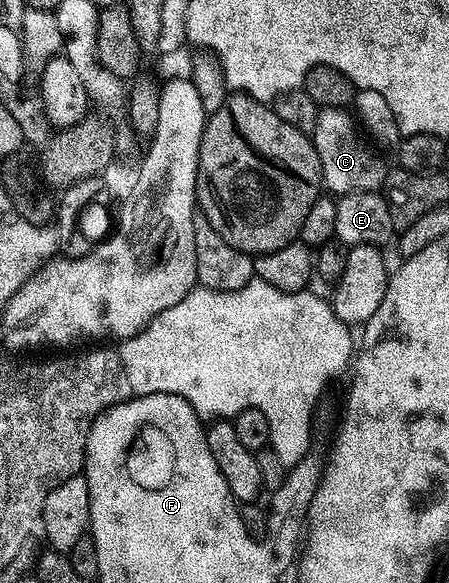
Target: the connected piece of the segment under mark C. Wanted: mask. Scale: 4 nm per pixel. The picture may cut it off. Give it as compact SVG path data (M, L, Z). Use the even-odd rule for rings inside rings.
M340 106L318 109L311 137L315 152L319 152L321 180L324 189L330 195L340 196L351 192L380 191L384 187L387 165L385 166L383 159L373 155L372 148L361 139L361 136L363 137L362 131L359 129L354 115L348 109Z

